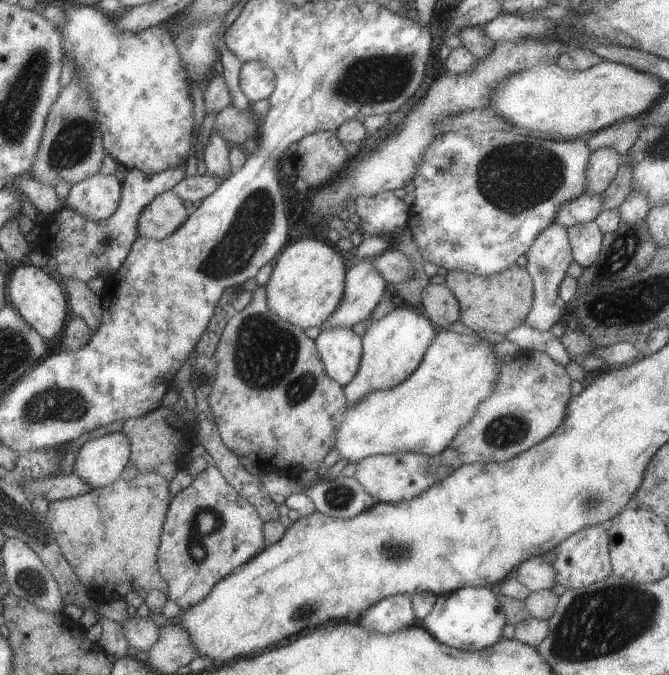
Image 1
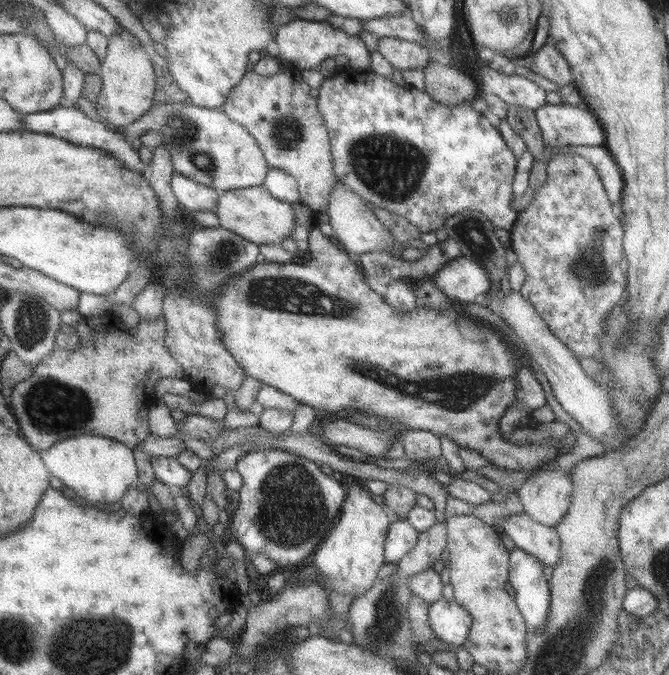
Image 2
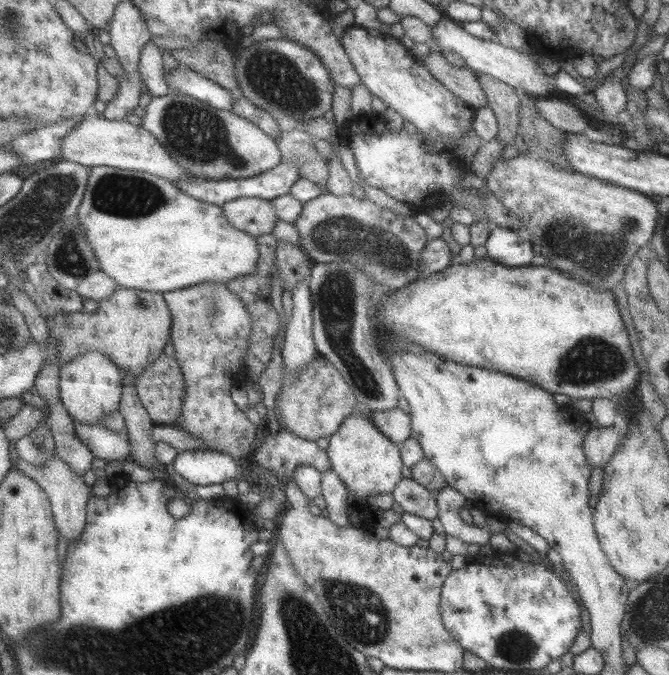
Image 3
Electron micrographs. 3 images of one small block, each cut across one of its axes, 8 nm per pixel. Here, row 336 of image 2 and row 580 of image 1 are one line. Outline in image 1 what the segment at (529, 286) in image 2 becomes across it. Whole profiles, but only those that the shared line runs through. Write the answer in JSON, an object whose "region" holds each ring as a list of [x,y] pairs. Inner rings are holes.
{"region":[[[600,525],[590,526],[570,534],[553,550],[556,554],[551,567],[554,568],[556,582],[568,589],[580,589],[594,582],[607,578],[612,573],[608,553],[608,534]]]}

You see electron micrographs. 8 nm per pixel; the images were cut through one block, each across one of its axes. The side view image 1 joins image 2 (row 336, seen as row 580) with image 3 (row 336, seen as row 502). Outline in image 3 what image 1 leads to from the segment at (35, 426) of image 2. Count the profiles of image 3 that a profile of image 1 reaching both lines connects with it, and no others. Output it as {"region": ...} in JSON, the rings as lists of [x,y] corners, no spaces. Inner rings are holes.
{"region":[[[117,287],[106,299],[98,301],[96,312],[92,314],[73,312],[71,314],[59,314],[46,320],[48,338],[54,340],[57,345],[58,357],[56,364],[59,366],[69,362],[71,359],[84,352],[101,352],[118,369],[123,376],[137,378],[144,372],[147,365],[151,364],[161,353],[163,347],[168,343],[171,331],[171,315],[160,293],[144,290],[133,290]]]}

